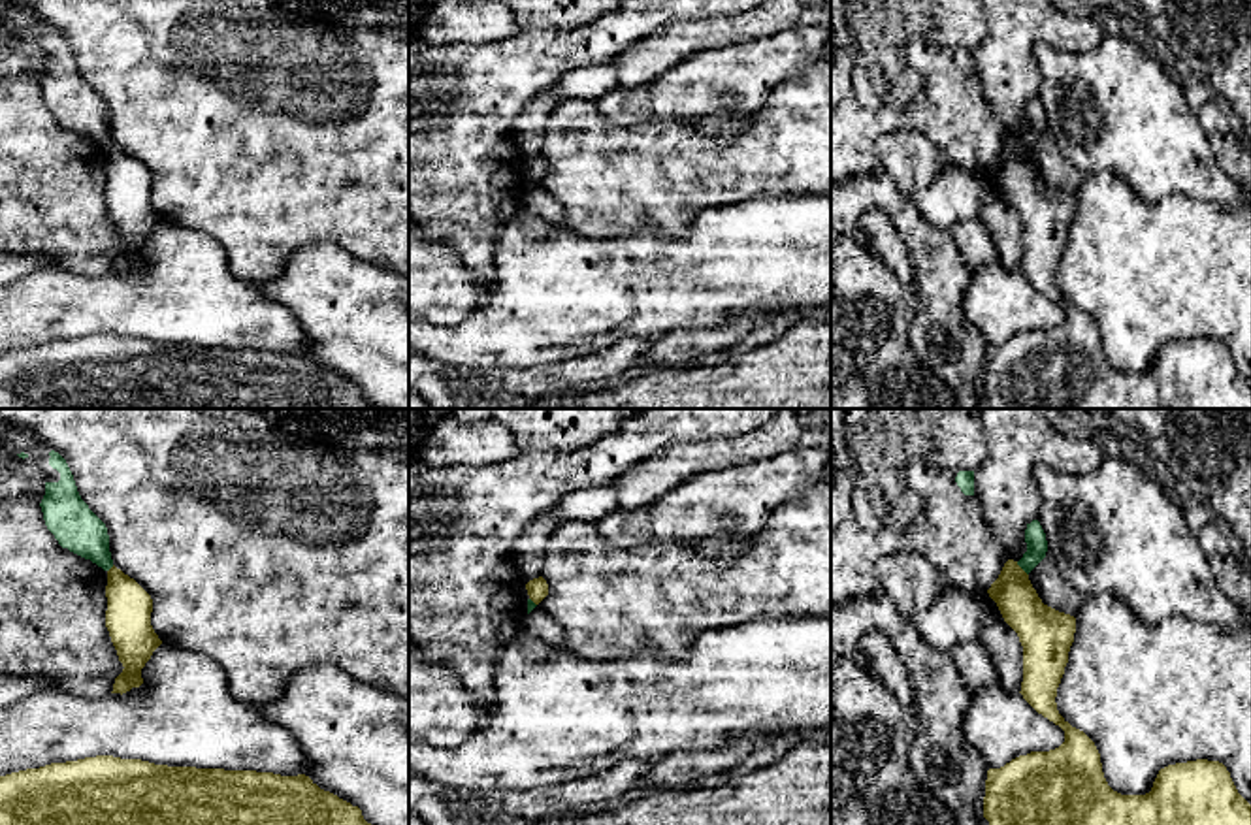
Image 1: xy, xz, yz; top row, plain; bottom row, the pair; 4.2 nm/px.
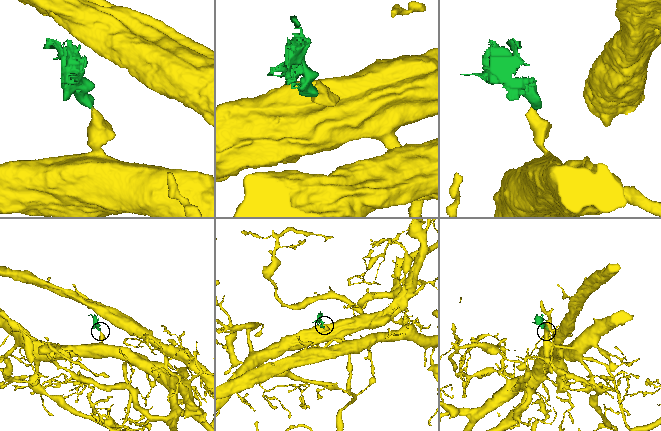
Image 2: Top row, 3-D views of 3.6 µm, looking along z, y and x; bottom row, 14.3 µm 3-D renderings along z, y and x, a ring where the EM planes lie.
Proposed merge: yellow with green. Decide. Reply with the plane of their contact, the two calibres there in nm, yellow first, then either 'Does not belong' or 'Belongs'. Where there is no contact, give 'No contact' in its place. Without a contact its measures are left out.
Touches yellow in yz. Thickness 190 nm (yellow) against 90 nm. Does not belong

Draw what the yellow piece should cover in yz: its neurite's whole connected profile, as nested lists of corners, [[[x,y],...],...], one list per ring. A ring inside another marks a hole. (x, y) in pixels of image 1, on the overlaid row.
[[[1008,559],[987,590],[1004,622],[1023,646],[1023,699],[1064,731],[1064,742],[1049,752],[1019,755],[1000,768],[989,768],[983,817],[989,825],[1251,825],[1251,804],[1238,793],[1230,772],[1219,761],[1196,759],[1159,770],[1145,795],[1113,791],[1102,772],[1095,742],[1072,727],[1057,710],[1057,688],[1074,642],[1076,618],[1042,603],[1029,574]]]

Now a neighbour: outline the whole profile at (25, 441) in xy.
[[[15,428],[11,454],[30,458],[43,469],[45,495],[40,507],[58,544],[109,571],[113,559],[107,527],[81,499],[66,460],[26,428]]]

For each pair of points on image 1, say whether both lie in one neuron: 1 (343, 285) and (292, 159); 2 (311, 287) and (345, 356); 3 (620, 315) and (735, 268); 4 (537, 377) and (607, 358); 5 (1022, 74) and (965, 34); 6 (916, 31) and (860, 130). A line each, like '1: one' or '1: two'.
1: two
2: one
3: one
4: one
5: two
6: one

